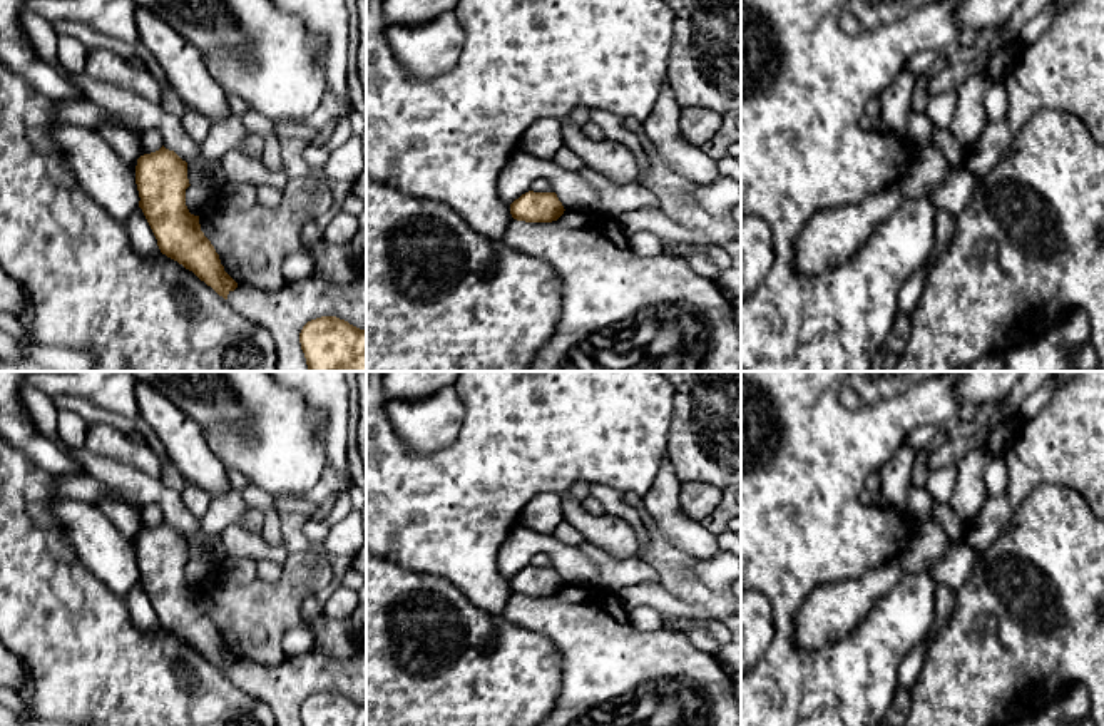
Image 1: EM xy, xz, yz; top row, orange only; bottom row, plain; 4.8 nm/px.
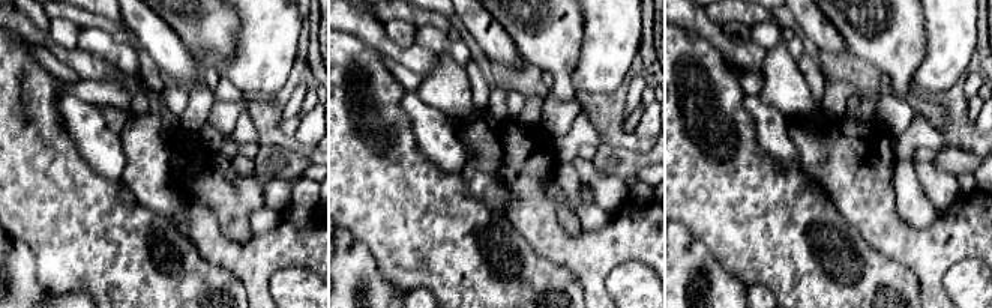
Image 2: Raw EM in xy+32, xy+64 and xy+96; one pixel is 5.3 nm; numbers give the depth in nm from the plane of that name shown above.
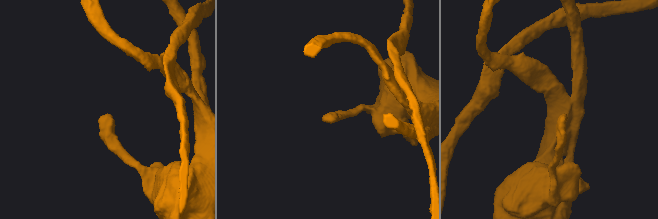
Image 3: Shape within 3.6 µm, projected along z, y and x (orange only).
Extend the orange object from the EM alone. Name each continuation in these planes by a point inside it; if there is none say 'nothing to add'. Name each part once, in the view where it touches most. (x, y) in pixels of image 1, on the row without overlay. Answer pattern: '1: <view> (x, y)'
nothing to add

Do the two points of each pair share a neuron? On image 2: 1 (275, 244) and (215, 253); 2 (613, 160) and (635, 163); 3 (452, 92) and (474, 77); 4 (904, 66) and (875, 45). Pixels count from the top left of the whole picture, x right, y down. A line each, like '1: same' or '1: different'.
1: same
2: same
3: different
4: same

